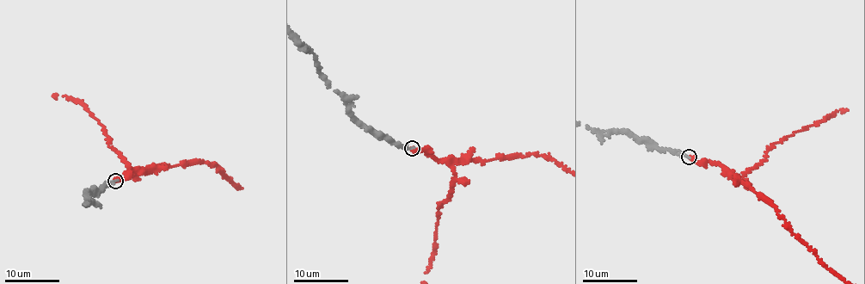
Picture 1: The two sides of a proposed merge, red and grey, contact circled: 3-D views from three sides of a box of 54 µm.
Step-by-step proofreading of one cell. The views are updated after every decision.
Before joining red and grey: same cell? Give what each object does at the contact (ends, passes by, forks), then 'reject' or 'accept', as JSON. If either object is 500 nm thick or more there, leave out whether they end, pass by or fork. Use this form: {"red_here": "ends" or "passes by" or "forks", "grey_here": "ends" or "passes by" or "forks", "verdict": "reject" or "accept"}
{"red_here": "ends", "grey_here": "ends", "verdict": "accept"}

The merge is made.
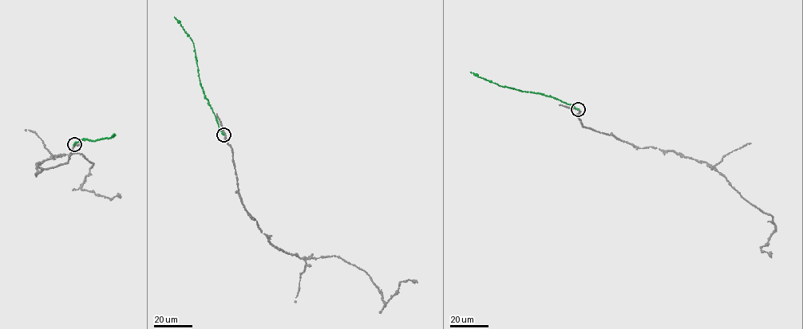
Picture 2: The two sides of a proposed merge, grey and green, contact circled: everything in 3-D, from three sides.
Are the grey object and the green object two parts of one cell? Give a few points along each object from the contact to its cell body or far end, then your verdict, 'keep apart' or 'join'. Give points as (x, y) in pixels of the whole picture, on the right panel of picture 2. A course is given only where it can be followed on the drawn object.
grey via (578, 109), (584, 127), (716, 170), (773, 216), (775, 229), (761, 247), (771, 257) | green via (578, 109), (543, 94), (499, 85), (470, 72) | keep apart

